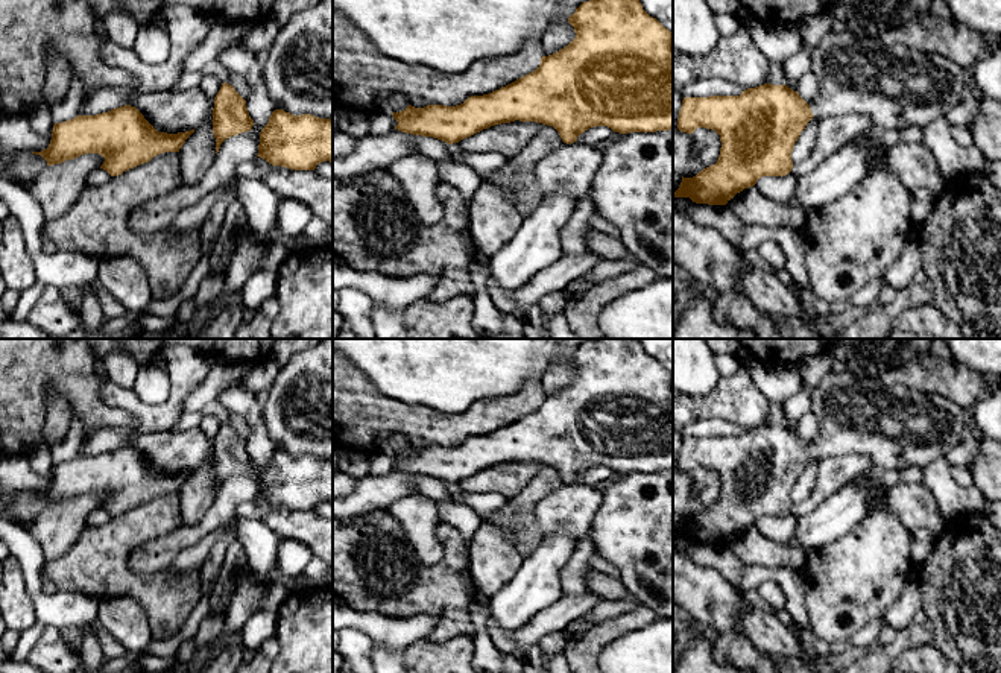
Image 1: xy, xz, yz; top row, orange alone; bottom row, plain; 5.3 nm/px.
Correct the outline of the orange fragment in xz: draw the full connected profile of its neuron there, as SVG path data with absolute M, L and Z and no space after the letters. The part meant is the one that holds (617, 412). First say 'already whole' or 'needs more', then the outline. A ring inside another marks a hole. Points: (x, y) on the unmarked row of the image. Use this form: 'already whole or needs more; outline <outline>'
already whole; outline M598 339L583 342L568 363L574 368L576 378L559 392L542 397L539 407L489 434L471 436L456 447L427 445L392 453L398 462L395 469L442 480L448 485L459 483L495 465L536 462L553 466L564 483L571 485L577 477L594 466L608 466L614 472L656 472L673 469L673 374L656 359L650 357L638 339Z

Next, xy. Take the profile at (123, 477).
already whole; outline M125 445L55 463L49 488L32 494L41 495L47 506L99 494L105 498L100 509L118 517L159 494L179 492L193 472L158 472L135 447Z

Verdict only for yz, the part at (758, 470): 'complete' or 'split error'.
split error

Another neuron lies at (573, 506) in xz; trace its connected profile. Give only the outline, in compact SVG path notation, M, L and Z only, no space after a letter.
M574 482L541 500L533 515L545 538L557 529L567 529L576 539L589 533L592 518L602 506L605 488Z

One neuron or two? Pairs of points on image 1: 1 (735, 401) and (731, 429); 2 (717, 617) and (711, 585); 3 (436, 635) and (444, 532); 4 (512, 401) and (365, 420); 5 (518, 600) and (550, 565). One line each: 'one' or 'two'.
1: two
2: one
3: one
4: one
5: one

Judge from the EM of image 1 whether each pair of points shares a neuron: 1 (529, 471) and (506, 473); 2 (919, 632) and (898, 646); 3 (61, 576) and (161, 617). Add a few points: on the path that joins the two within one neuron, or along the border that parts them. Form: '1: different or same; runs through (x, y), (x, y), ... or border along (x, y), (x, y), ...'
1: same; runs through (523, 471), (512, 473)
2: same; runs through (915, 635), (903, 641)
3: same; runs through (87, 576), (111, 576), (132, 585), (138, 591)

